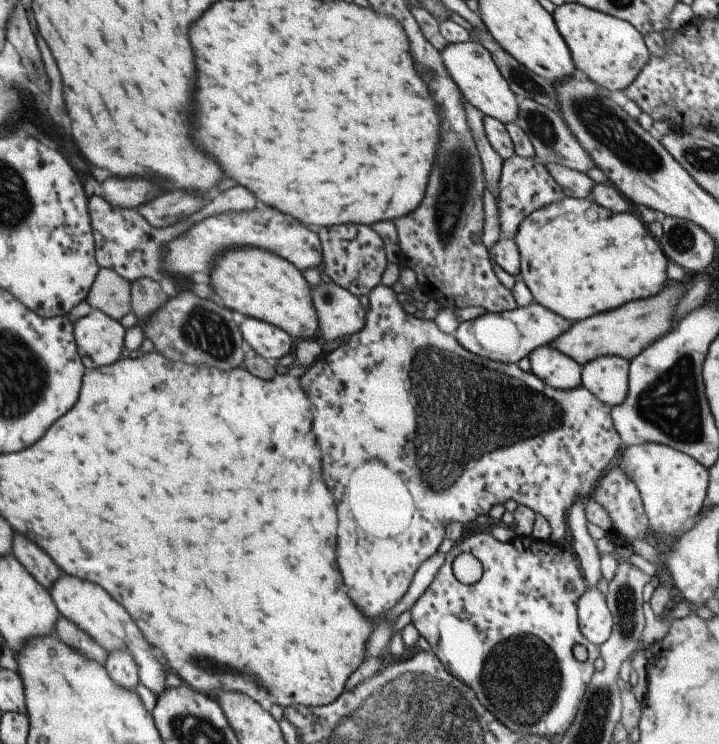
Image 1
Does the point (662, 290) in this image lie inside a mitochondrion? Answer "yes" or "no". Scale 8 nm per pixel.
no

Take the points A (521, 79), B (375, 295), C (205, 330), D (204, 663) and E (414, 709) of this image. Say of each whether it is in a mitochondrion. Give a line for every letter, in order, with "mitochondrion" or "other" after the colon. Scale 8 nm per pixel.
A: mitochondrion
B: other
C: mitochondrion
D: mitochondrion
E: mitochondrion

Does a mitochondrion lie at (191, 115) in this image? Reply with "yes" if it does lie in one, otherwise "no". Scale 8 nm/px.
no

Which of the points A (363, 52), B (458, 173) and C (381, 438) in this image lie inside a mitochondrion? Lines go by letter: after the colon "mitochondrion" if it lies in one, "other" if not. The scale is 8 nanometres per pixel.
A: other
B: mitochondrion
C: other

